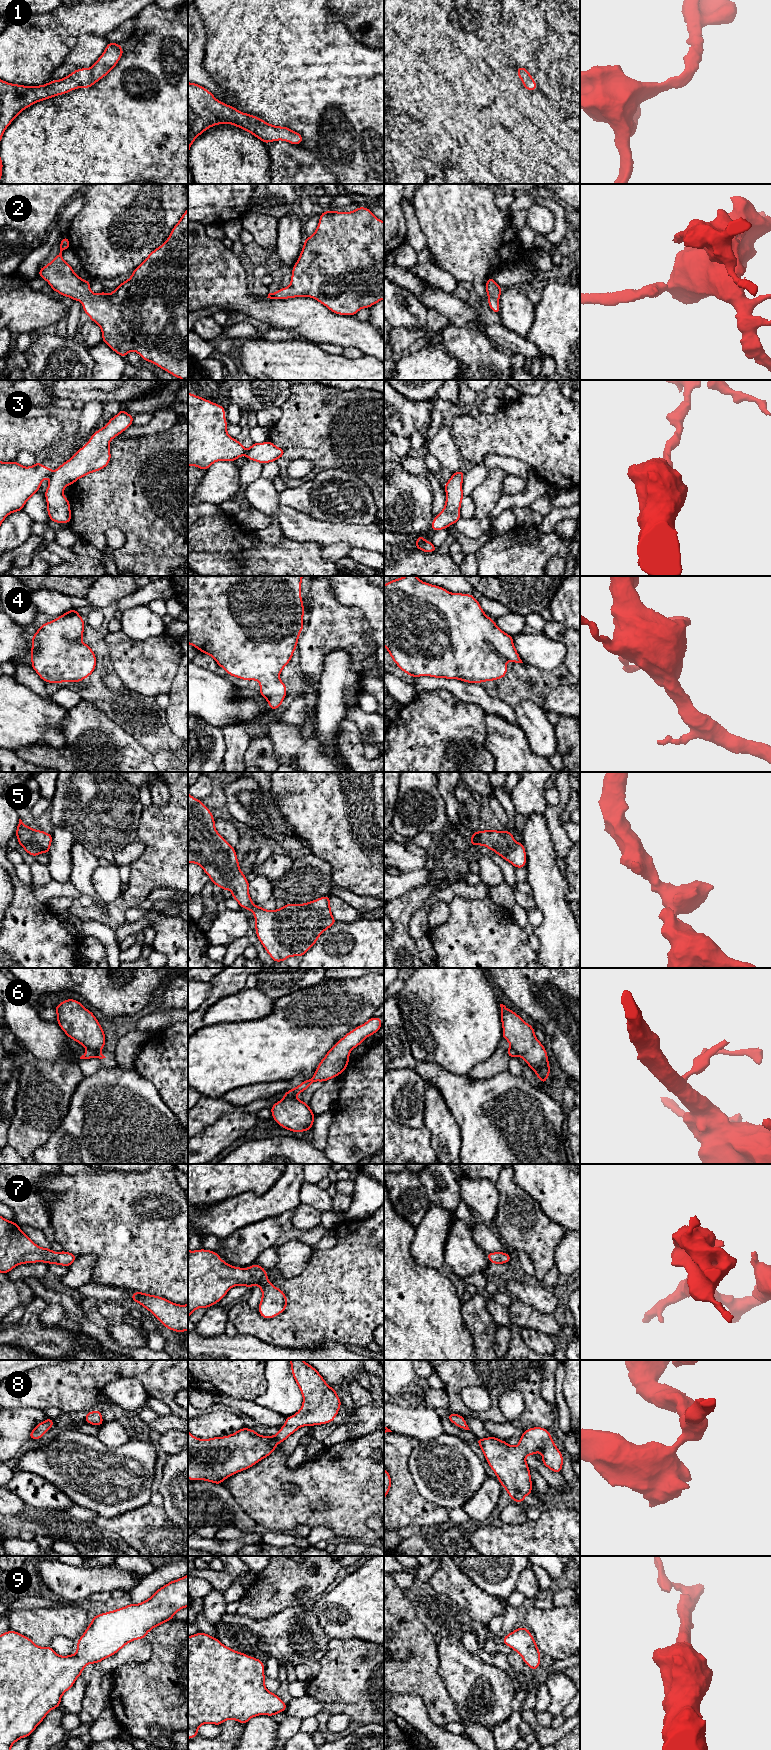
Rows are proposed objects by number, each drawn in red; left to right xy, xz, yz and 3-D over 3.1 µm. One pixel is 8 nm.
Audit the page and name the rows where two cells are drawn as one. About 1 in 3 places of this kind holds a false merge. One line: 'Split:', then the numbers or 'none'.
Split: 3, 6

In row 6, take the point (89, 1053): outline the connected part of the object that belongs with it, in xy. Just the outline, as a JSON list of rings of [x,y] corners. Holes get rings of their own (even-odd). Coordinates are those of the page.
[[[87,1049],[87,1051],[80,1057],[80,1059],[90,1059],[92,1057],[97,1057],[99,1059],[106,1058],[103,1054],[98,1051]]]

